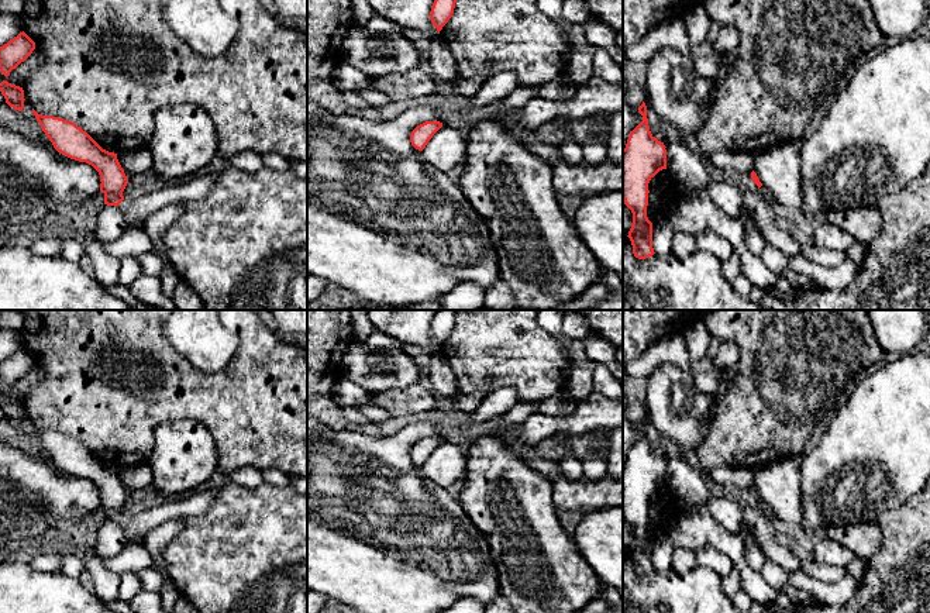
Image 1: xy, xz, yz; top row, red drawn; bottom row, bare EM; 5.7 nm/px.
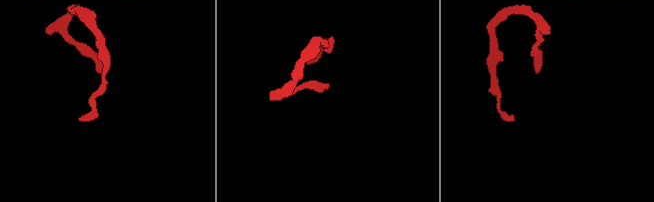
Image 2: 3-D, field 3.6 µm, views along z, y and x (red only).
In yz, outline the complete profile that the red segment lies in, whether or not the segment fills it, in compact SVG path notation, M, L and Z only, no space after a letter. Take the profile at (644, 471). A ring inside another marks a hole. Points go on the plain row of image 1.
M647 421L638 423L643 437L630 448L623 465L623 516L633 528L628 554L638 575L652 572L652 538L647 533L648 499L666 485L666 465L650 447Z

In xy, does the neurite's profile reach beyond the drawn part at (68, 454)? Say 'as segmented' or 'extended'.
extended

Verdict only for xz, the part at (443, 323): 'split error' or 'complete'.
complete

